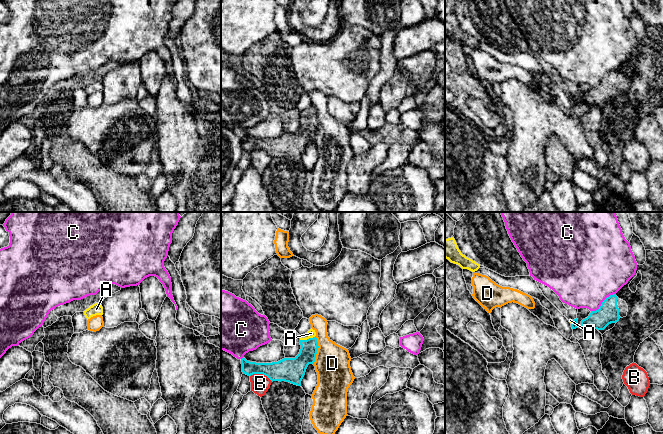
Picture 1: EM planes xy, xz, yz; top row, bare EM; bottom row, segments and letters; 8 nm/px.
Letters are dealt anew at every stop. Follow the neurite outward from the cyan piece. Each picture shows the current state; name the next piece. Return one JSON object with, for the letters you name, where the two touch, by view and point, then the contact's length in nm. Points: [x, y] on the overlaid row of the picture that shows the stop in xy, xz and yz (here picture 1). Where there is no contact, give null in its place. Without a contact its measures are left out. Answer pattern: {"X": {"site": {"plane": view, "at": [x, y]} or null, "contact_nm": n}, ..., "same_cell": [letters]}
{"A": {"site": {"plane": "xz", "at": [307, 339]}, "contact_nm": 130}, "same_cell": ["A"]}

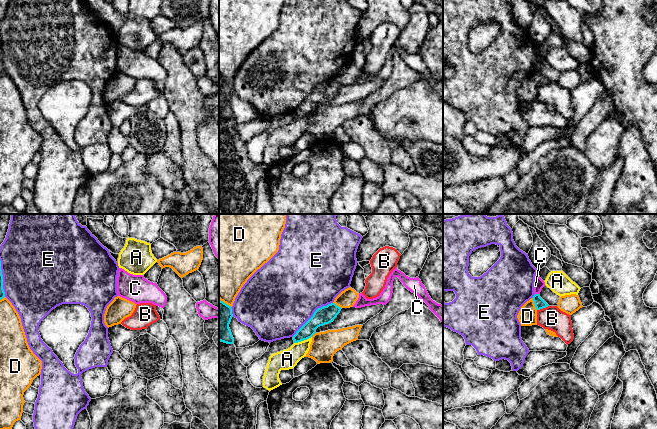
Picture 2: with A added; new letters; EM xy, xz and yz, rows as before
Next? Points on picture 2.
{"same_cell": []}

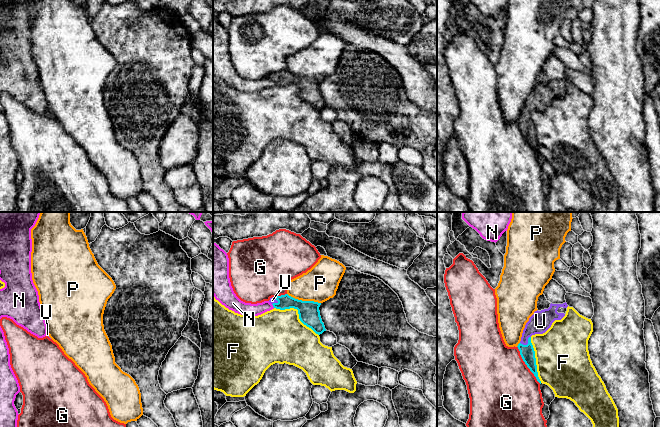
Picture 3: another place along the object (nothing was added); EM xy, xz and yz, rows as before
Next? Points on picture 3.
{"U": {"site": {"plane": "yz", "at": [528, 343]}, "contact_nm": 110}, "same_cell": ["U"]}

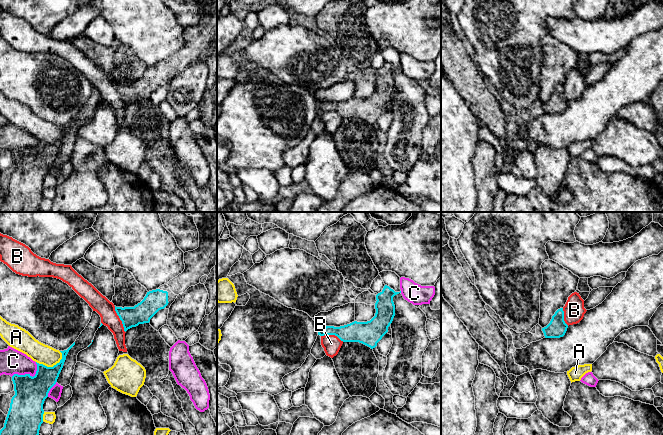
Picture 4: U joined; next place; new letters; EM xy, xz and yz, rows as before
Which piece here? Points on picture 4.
{"same_cell": []}

